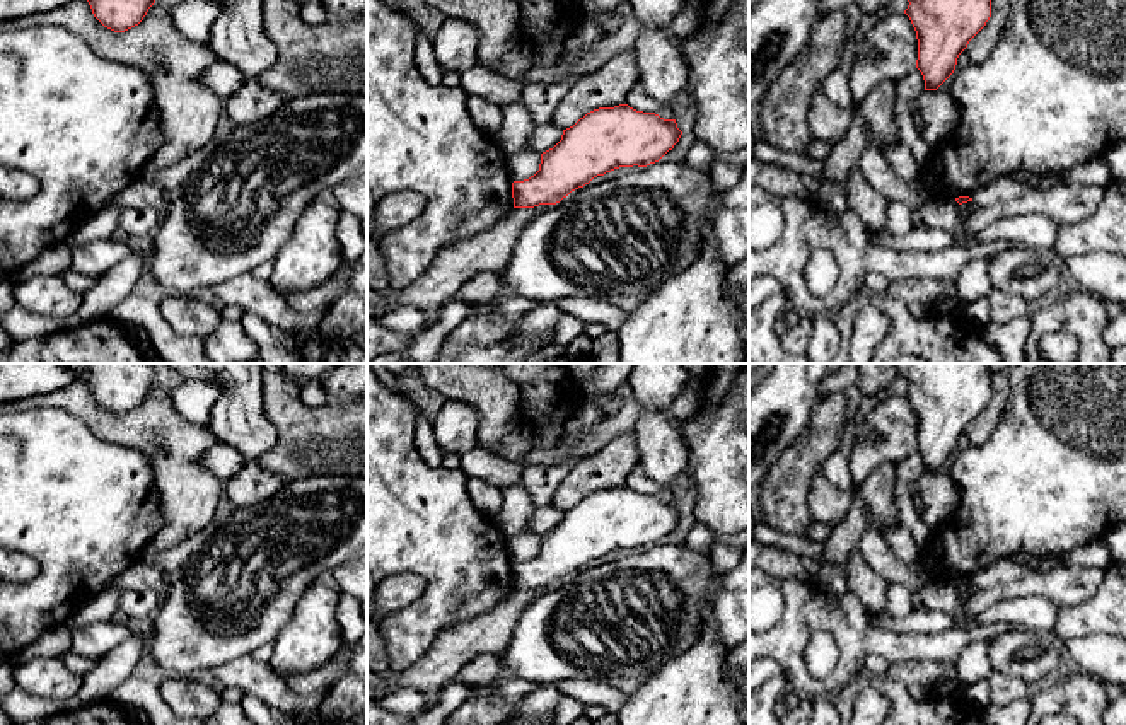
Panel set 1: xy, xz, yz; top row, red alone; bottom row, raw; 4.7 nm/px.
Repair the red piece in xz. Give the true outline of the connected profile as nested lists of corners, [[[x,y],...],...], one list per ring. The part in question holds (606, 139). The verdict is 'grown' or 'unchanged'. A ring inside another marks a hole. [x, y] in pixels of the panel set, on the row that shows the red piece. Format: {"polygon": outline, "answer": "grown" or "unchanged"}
{"polygon": [[[619,104],[587,113],[573,126],[563,130],[561,140],[541,154],[539,171],[524,181],[512,183],[514,208],[556,205],[572,191],[583,188],[594,177],[619,167],[647,167],[659,162],[679,142],[682,131],[676,119],[643,113]]], "answer": "unchanged"}

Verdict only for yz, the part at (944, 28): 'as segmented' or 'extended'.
as segmented

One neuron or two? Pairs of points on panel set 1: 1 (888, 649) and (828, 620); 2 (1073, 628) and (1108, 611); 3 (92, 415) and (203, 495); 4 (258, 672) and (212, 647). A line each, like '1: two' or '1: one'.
1: one
2: one
3: one
4: two

